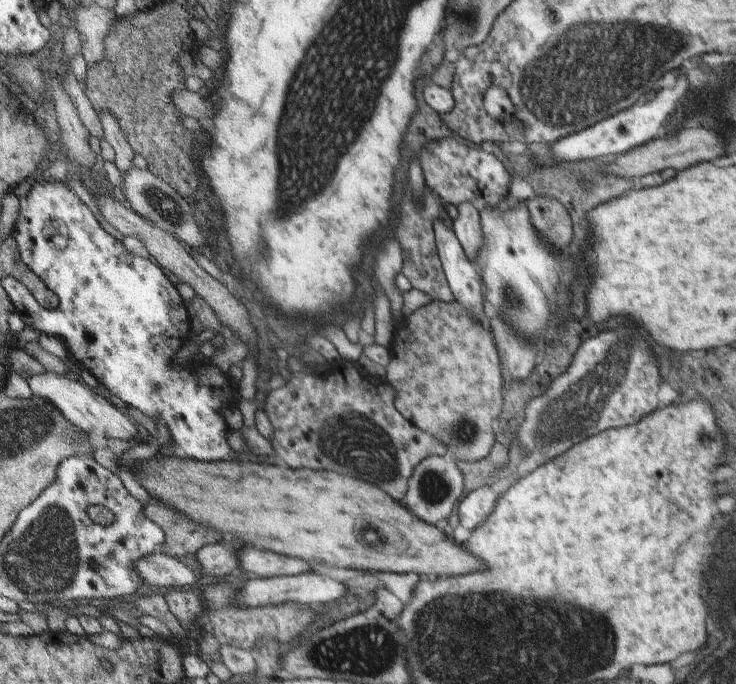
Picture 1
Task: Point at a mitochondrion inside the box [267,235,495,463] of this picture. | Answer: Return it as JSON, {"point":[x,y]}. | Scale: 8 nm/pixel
{"point":[464,433]}

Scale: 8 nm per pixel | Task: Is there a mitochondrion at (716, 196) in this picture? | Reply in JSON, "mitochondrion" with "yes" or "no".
{"mitochondrion":"no"}

